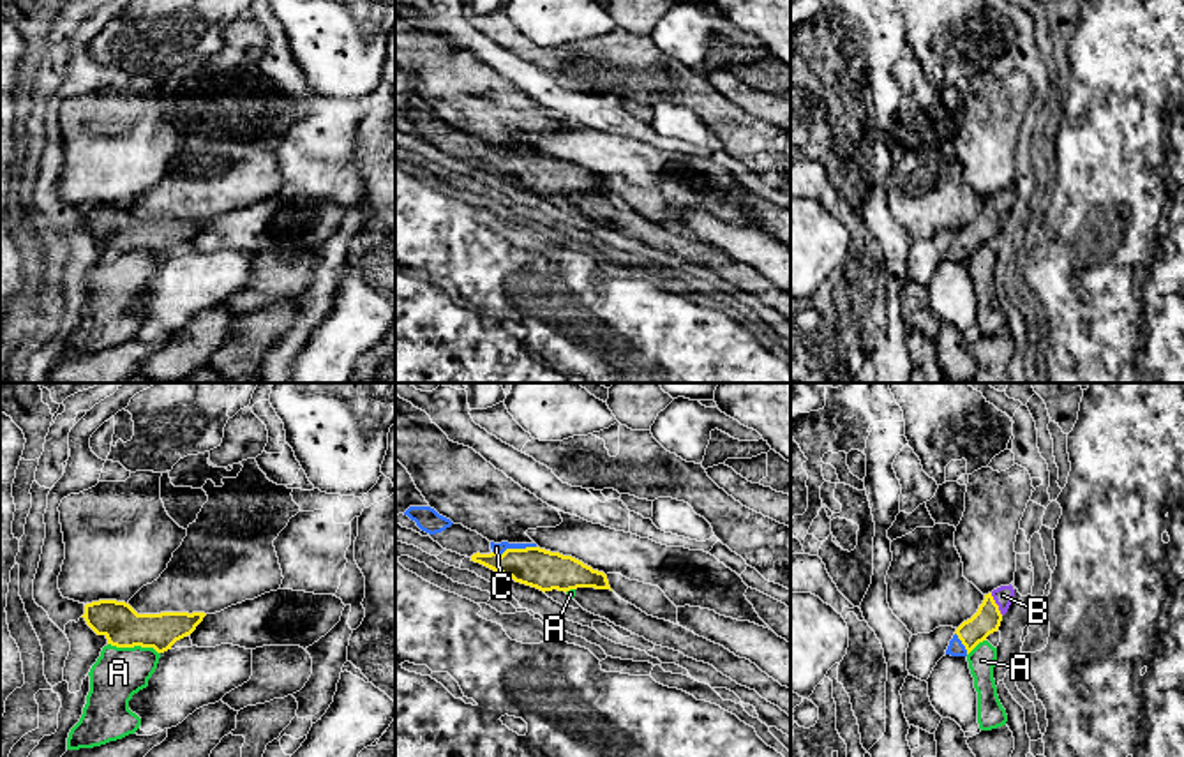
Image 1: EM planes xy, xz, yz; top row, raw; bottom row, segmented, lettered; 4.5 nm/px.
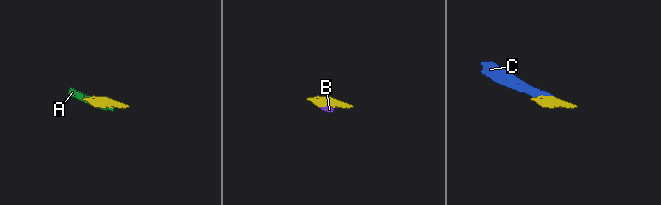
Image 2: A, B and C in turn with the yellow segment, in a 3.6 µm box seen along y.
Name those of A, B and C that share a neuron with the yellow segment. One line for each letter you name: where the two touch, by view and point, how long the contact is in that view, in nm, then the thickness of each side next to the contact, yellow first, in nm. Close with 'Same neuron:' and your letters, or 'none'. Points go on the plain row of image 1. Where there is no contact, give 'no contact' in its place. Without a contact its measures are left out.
B: contact yz (996, 209); length 120 nm; calibres 120 and 90 nm
C: contact xz (514, 154); length 200 nm; calibres 180 and 50 nm
Same neuron: B, C

